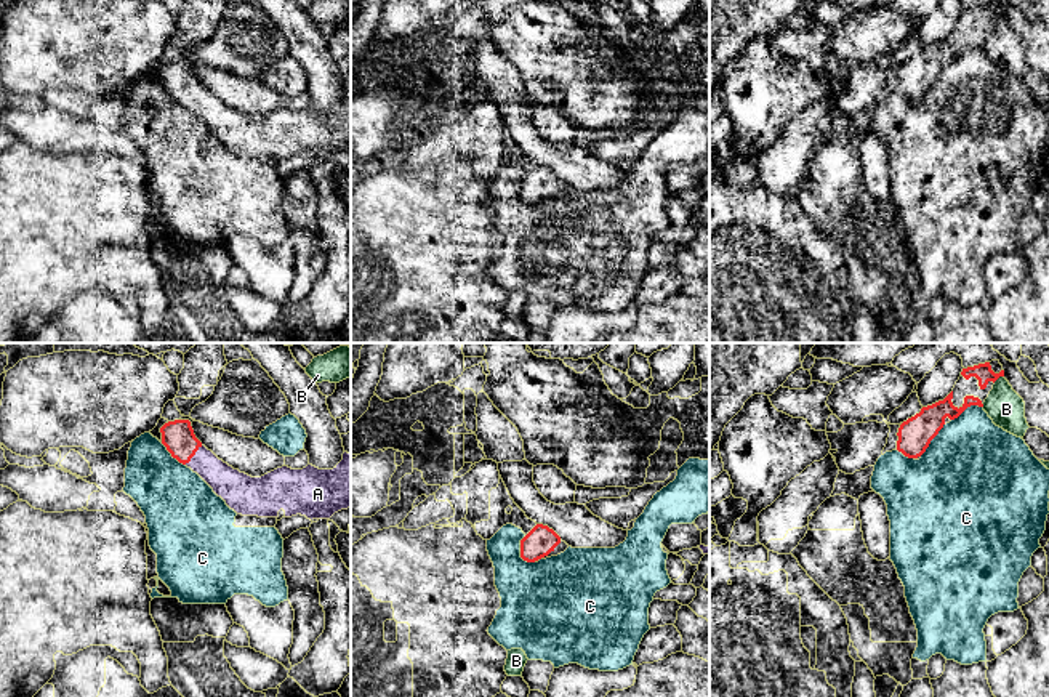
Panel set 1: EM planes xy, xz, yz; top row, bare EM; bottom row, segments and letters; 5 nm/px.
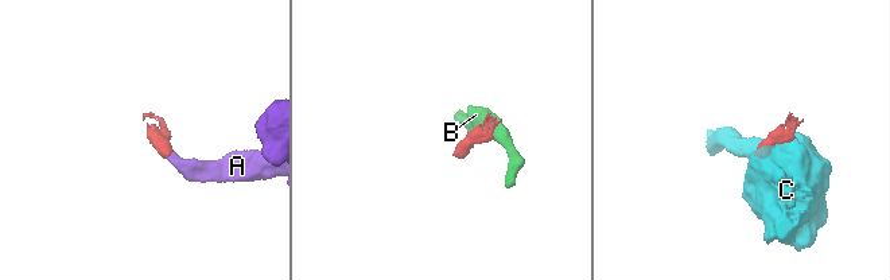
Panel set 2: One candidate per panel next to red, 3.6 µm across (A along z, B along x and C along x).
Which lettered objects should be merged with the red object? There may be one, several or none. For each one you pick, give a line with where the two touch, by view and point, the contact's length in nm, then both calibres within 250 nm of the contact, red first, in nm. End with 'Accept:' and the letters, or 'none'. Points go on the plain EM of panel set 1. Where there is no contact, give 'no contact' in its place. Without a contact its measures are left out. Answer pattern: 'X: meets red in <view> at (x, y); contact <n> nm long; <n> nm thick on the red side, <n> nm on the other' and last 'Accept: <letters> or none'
A: meets red in xy at (194, 95); contact 130 nm long; 160 nm thick on the red side, 160 nm on the other
Accept: A

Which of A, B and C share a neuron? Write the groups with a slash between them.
A / B / C

